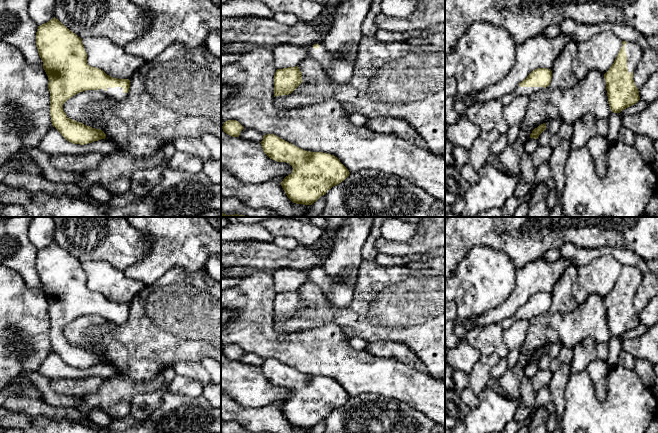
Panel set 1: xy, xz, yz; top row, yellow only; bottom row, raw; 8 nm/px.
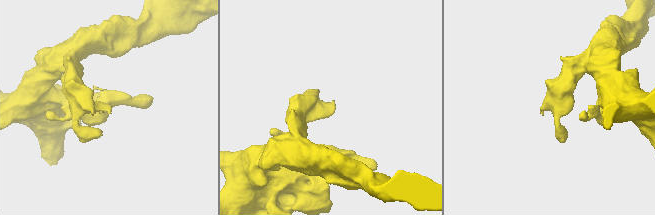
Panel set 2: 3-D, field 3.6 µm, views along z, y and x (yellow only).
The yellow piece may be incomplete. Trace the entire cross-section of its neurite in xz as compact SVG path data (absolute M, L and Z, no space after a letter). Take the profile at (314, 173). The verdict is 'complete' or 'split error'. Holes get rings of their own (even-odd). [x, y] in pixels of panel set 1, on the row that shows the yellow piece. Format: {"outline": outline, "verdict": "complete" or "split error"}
{"outline": "M274 134L264 135L260 143L264 153L270 159L277 162L286 162L292 166L292 173L283 179L281 186L293 203L312 205L329 189L344 181L350 174L349 170L334 155L305 151Z", "verdict": "complete"}

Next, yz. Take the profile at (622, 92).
{"outline": "M622 41L614 63L604 74L612 112L620 113L640 100L639 90L633 80L633 70L641 62L642 56L643 51L638 44Z", "verdict": "split error"}

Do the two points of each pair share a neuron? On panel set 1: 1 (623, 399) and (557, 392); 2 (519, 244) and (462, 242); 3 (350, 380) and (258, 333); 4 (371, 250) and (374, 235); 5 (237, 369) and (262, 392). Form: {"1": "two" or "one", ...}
{"1": "two", "2": "one", "3": "one", "4": "one", "5": "one"}

